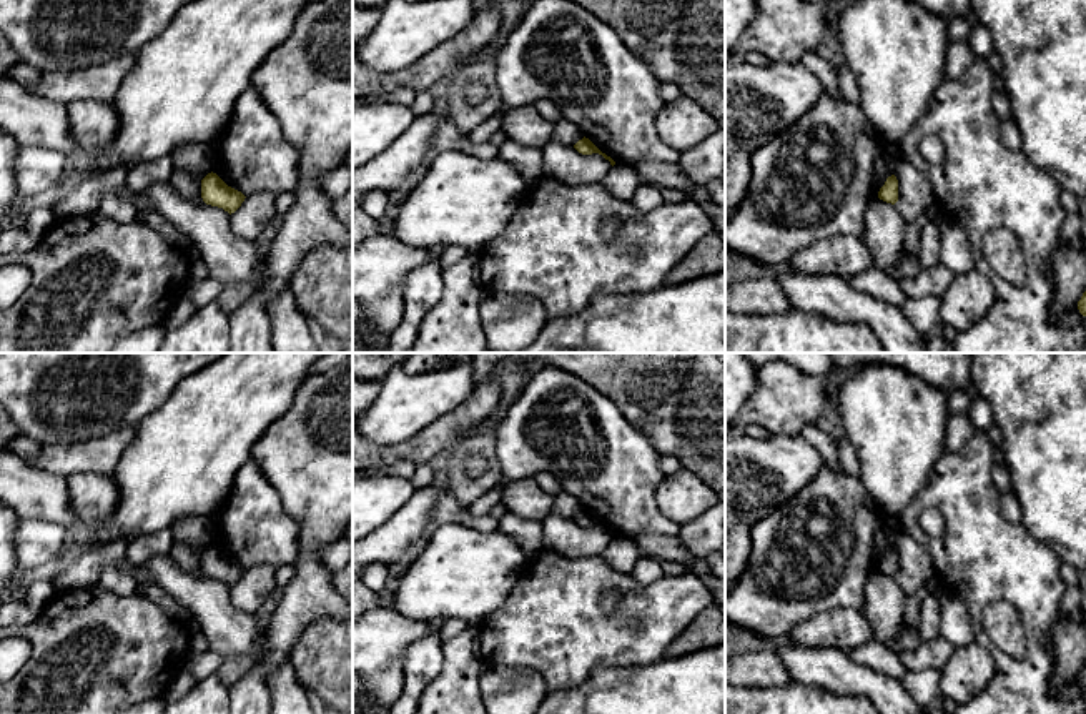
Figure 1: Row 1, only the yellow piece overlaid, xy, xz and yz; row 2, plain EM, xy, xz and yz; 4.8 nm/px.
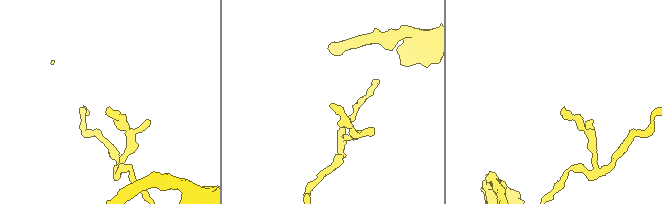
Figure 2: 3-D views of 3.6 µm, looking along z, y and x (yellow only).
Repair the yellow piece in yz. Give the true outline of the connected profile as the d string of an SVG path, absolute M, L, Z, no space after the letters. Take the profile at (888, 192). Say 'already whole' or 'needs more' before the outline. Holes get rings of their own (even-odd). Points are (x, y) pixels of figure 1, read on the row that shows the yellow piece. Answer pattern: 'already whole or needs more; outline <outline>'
already whole; outline M895 175L886 178L885 185L878 191L878 198L891 205L898 201L898 180Z

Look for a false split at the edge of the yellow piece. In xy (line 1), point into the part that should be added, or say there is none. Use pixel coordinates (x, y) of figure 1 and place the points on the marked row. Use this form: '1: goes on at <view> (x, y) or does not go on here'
1: does not go on here

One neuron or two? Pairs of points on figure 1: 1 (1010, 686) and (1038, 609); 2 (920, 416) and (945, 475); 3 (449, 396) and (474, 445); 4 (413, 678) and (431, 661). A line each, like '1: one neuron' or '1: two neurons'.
1: one neuron
2: two neurons
3: two neurons
4: one neuron

